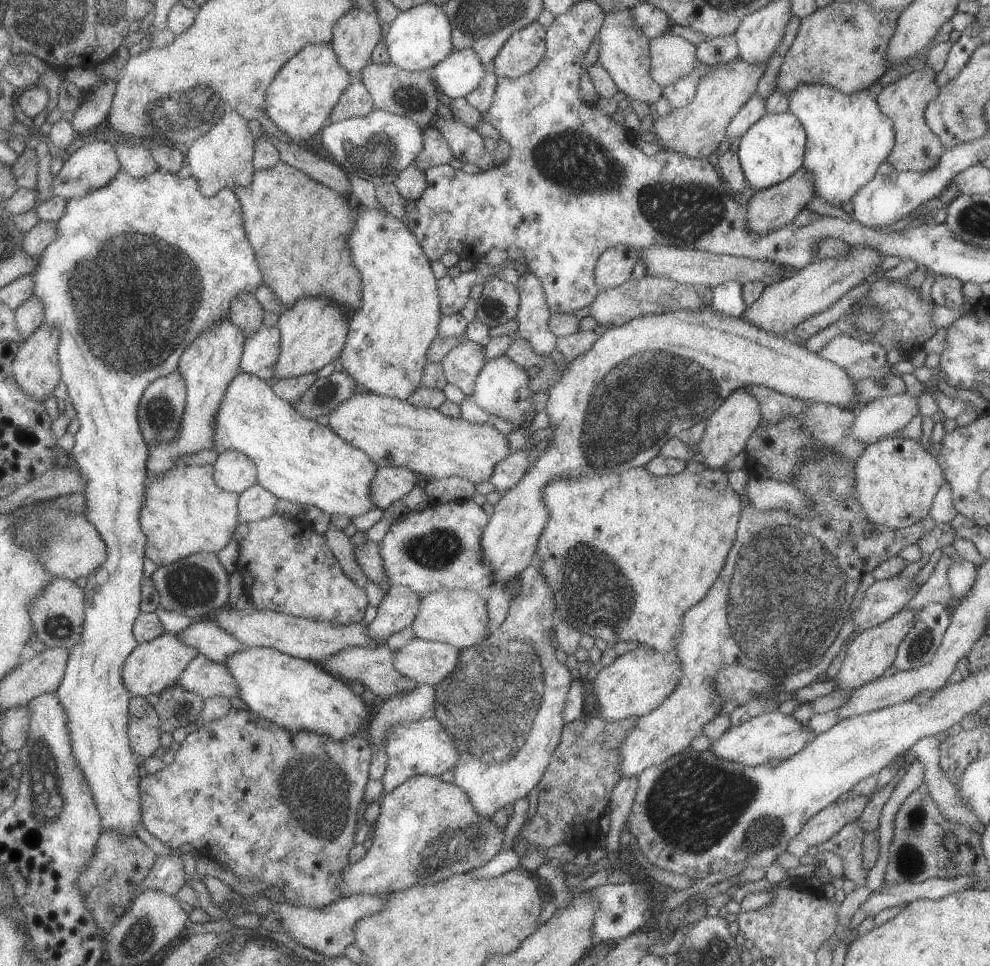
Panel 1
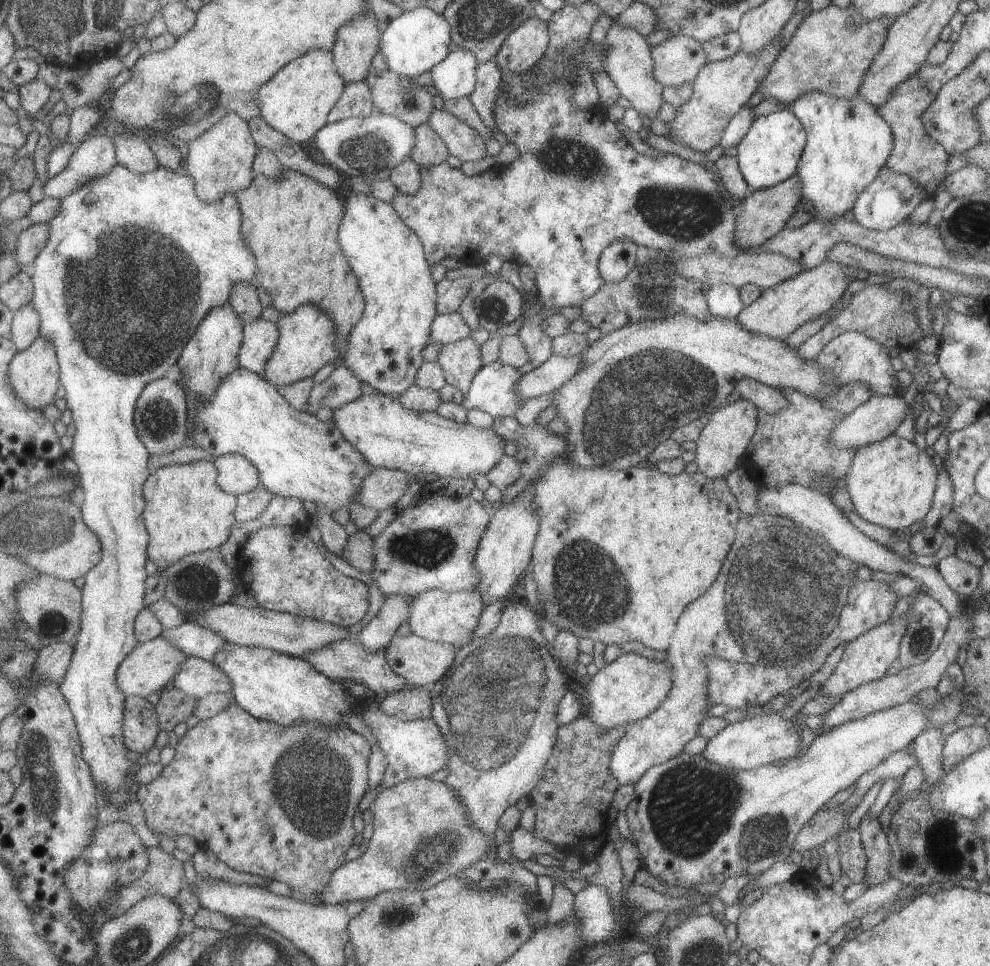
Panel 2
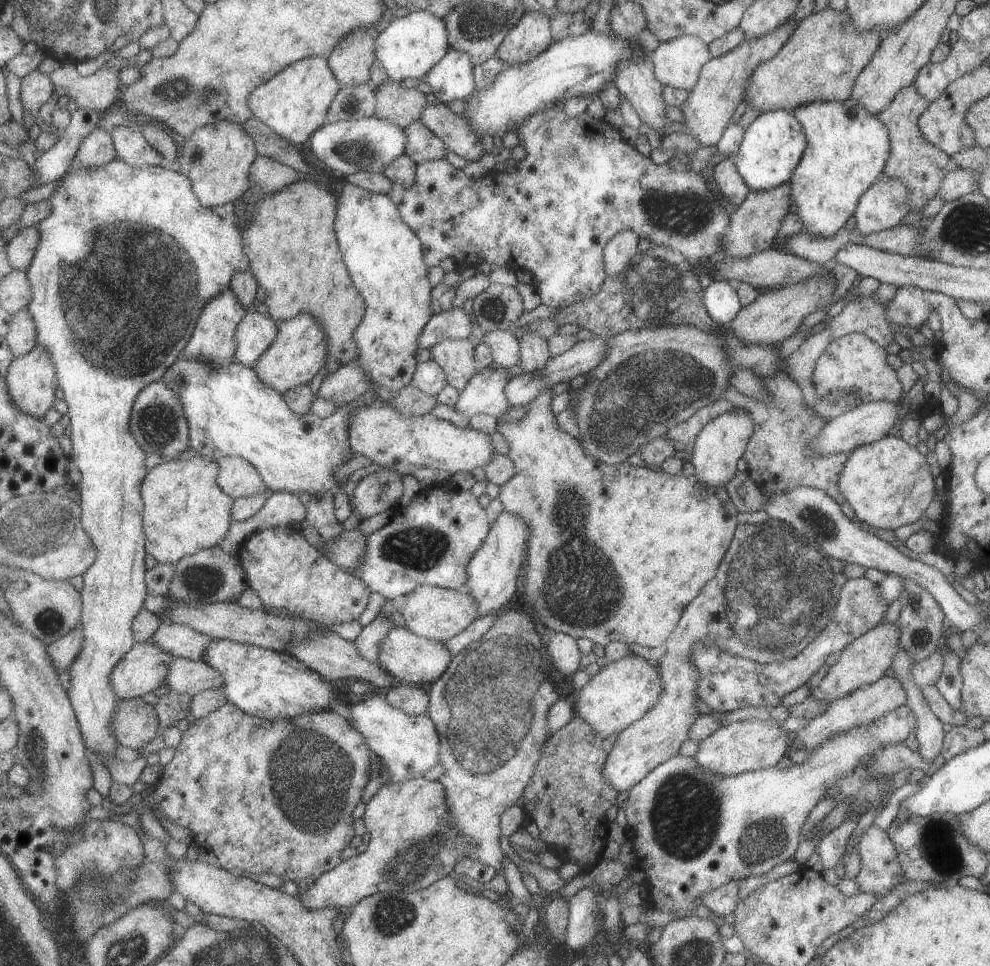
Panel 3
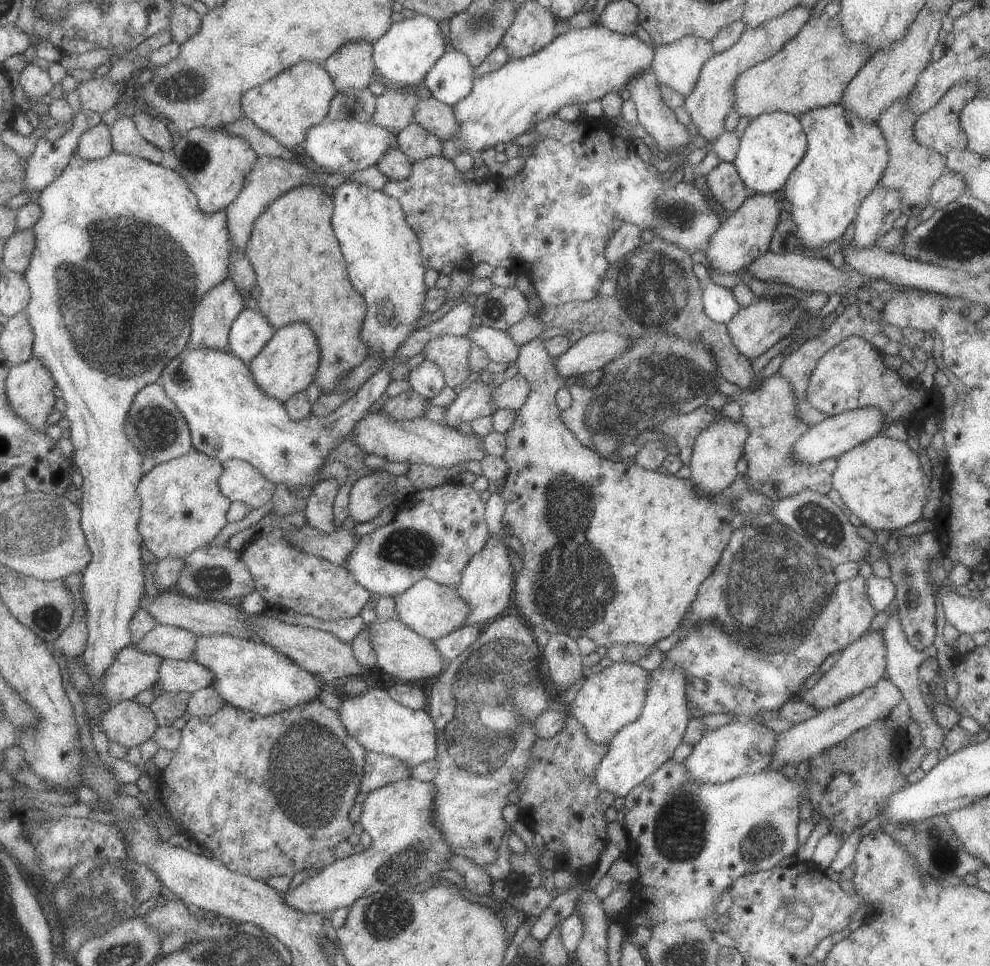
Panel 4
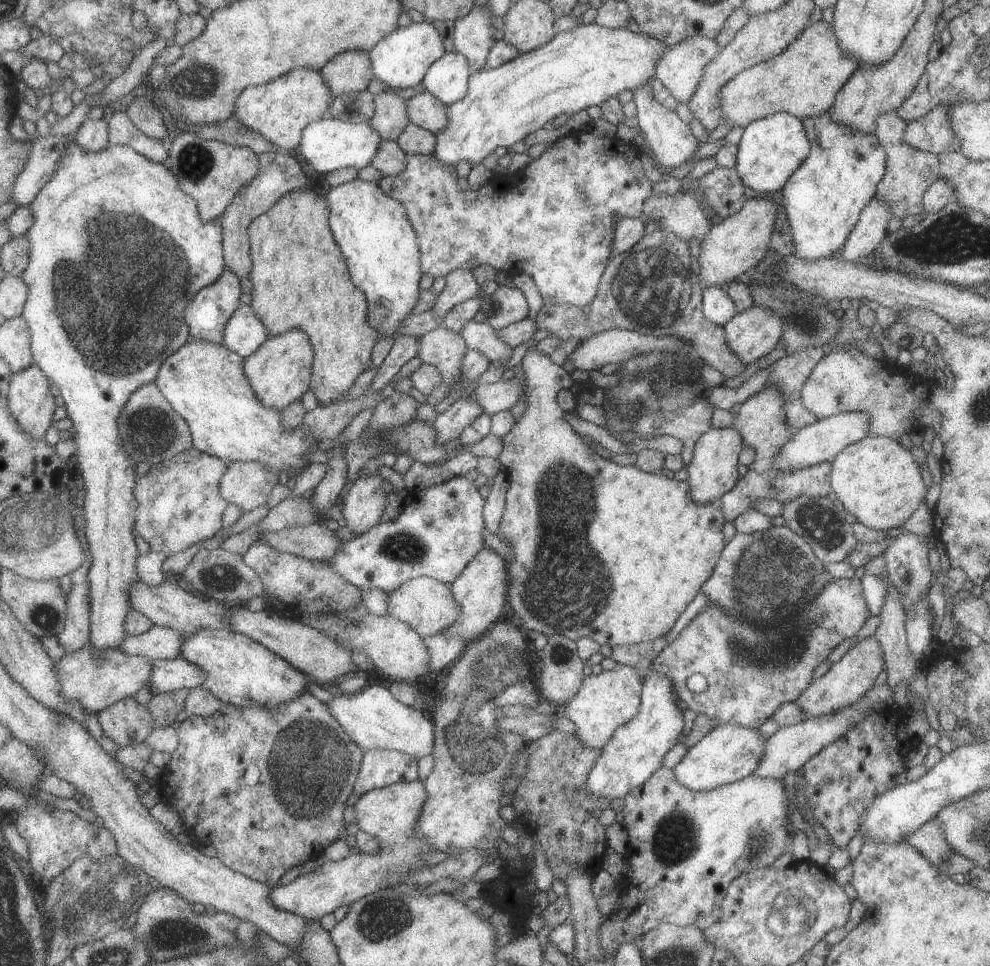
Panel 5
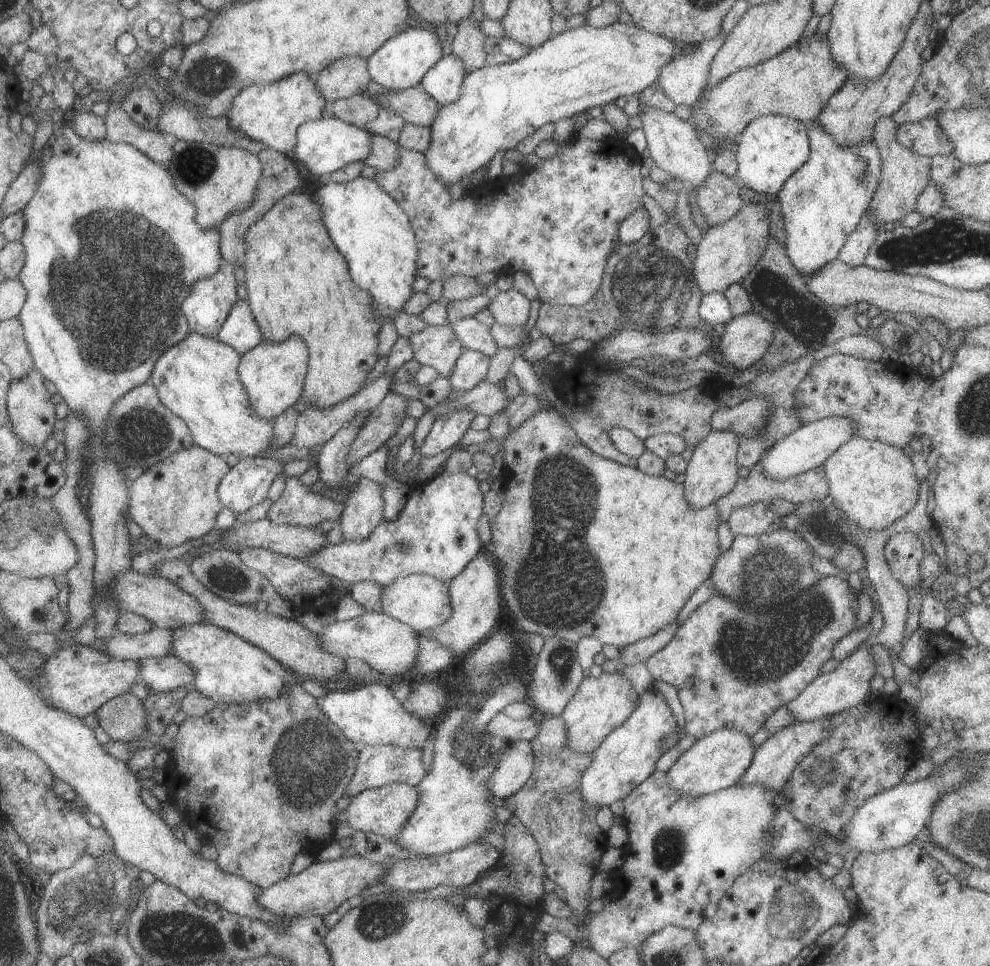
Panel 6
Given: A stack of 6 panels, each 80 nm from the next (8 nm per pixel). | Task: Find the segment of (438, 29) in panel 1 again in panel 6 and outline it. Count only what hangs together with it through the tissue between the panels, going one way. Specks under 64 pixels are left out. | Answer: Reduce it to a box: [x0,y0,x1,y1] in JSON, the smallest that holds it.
[367,27,447,91]

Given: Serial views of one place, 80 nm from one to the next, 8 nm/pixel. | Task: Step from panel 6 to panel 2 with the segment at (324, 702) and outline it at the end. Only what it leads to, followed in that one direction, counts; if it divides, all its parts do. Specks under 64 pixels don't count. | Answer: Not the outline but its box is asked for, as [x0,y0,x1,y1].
[359,698,448,788]

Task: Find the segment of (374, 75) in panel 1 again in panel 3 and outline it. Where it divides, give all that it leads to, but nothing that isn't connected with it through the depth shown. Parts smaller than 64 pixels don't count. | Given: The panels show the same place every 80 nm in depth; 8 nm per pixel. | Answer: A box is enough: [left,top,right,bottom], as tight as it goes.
[375,80,428,129]

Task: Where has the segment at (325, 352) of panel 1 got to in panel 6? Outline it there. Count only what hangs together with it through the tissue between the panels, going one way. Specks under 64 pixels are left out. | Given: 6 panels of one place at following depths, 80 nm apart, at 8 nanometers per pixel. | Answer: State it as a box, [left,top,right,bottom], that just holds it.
[238,336,309,420]

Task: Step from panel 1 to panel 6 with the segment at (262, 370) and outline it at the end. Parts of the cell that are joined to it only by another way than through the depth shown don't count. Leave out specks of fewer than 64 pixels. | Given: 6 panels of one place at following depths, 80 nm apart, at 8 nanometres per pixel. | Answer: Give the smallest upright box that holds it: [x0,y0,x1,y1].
[217,300,264,355]

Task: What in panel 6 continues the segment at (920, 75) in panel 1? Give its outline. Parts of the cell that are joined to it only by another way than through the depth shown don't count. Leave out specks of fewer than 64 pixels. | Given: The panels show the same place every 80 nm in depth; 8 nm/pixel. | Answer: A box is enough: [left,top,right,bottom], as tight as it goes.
[868,117,931,228]

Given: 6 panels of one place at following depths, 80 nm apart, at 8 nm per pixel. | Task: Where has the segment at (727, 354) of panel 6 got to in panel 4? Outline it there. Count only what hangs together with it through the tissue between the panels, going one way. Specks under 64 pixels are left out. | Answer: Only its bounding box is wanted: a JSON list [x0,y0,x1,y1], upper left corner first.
[726,296,803,362]

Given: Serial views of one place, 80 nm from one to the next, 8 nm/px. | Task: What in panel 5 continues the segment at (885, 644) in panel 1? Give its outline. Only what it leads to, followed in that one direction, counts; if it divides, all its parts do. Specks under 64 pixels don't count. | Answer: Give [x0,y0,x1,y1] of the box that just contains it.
[796,636,885,717]

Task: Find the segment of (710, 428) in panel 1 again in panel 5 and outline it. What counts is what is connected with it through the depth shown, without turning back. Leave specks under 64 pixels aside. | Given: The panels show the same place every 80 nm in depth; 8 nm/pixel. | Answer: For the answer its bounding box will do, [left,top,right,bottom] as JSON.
[688,428,743,504]

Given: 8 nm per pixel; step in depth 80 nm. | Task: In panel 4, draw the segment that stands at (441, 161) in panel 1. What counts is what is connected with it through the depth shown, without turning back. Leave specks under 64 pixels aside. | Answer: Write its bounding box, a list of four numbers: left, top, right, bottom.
[396,121,442,161]

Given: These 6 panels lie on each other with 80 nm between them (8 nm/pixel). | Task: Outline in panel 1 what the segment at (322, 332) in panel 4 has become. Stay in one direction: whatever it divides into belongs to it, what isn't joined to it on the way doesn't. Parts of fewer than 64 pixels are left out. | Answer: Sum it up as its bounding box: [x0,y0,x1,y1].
[233,162,361,313]

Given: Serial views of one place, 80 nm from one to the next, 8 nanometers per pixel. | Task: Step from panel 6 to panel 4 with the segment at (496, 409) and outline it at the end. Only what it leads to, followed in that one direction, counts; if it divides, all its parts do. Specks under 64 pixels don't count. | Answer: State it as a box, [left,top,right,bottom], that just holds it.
[492,374,530,411]

